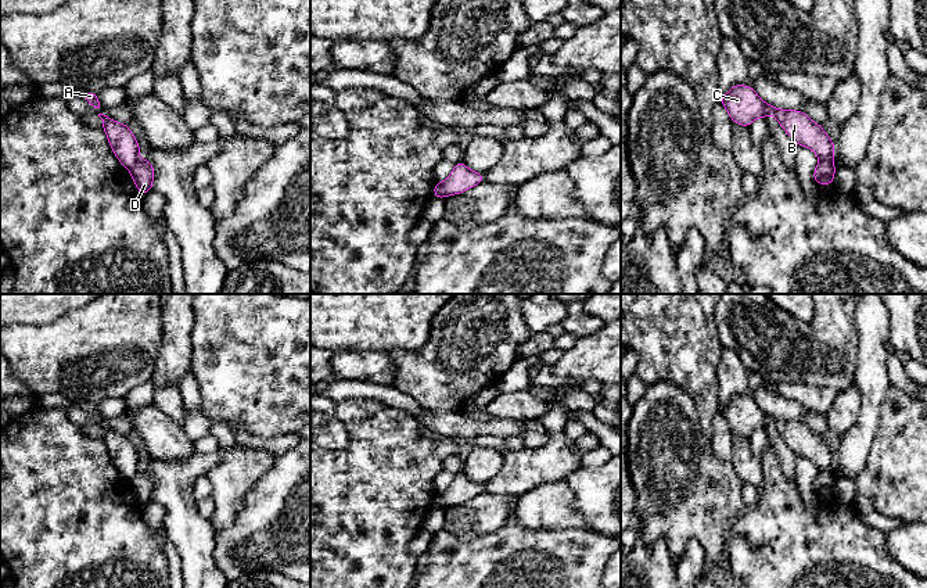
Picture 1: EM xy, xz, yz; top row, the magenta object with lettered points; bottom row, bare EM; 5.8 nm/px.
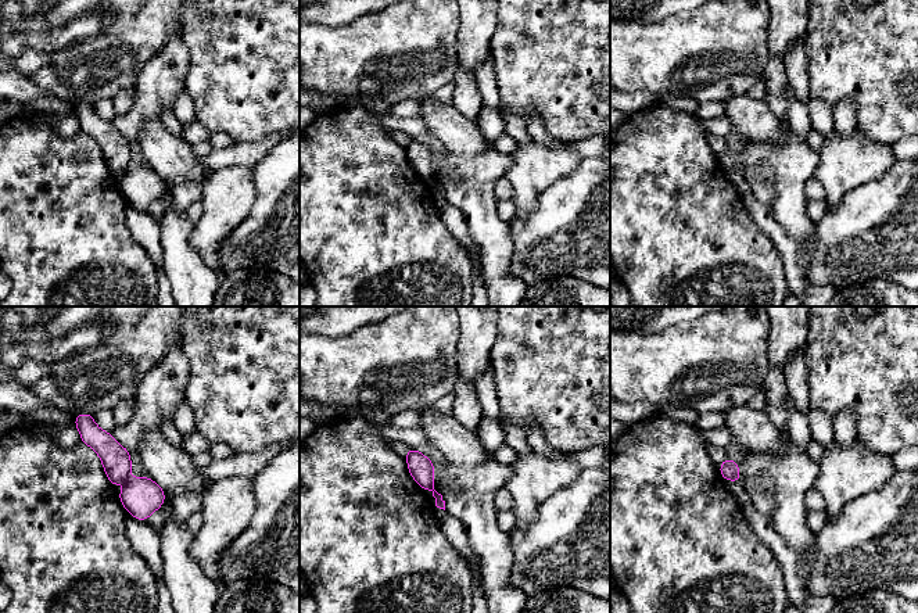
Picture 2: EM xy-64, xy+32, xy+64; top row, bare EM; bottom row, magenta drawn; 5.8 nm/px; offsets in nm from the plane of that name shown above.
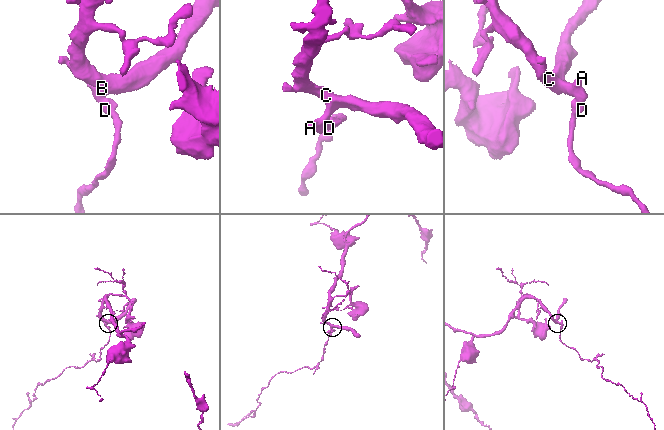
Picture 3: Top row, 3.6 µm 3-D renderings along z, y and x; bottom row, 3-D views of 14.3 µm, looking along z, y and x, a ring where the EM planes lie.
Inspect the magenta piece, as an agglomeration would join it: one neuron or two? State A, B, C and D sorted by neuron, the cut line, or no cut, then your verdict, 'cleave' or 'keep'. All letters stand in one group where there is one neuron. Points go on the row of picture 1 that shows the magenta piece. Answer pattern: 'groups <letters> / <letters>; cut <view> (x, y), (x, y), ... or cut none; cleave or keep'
groups A B C / D; cut xz (439, 183), (445, 196); cleave

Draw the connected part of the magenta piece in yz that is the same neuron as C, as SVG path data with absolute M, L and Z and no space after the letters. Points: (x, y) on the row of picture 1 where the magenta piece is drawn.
M734 85L721 103L733 123L747 126L757 118L773 115L795 144L812 150L820 161L834 165L834 141L804 111L780 110L765 103L752 86Z

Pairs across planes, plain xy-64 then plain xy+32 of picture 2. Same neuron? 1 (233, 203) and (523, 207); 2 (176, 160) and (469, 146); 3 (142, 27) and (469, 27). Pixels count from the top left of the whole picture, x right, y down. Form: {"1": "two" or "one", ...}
{"1": "one", "2": "one", "3": "two"}

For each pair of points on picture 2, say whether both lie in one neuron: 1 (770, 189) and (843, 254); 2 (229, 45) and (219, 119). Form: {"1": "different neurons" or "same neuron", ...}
{"1": "different neurons", "2": "same neuron"}

